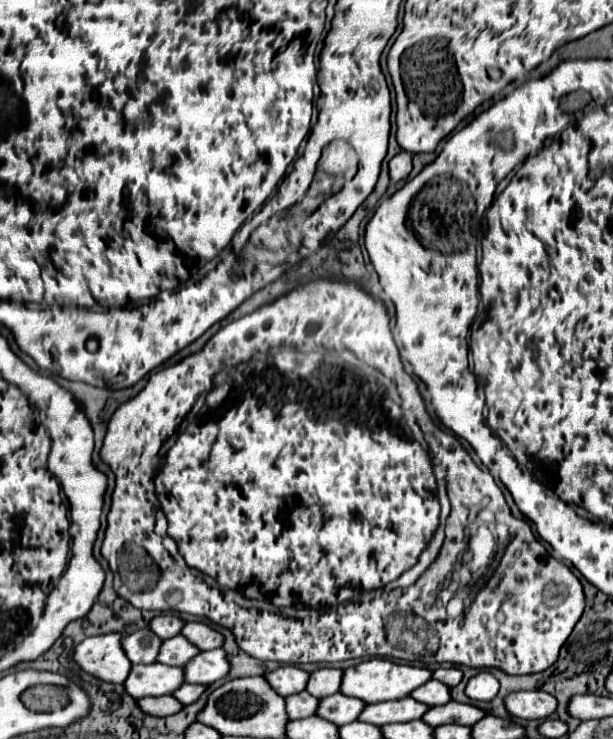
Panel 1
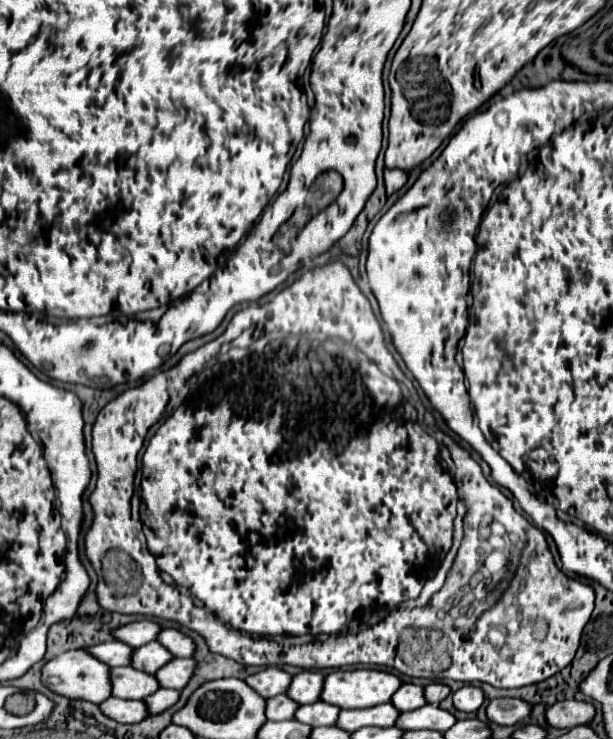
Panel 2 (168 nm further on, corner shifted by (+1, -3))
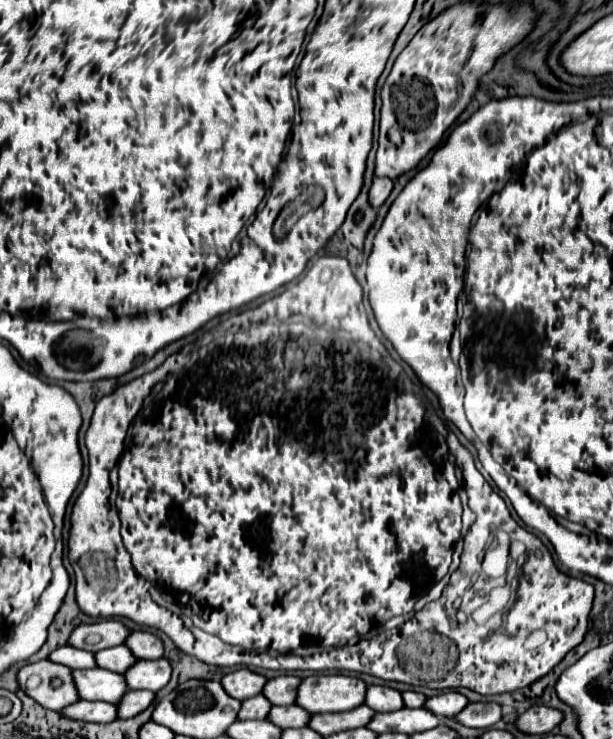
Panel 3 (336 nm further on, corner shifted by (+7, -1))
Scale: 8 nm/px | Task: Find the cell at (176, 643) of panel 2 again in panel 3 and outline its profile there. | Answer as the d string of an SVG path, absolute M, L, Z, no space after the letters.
M134 631L128 635L128 641L124 641L128 649L132 649L132 655L136 659L160 659L164 655L162 641L148 633L148 631Z

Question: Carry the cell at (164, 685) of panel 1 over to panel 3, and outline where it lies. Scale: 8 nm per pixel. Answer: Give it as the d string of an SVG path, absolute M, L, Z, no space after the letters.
M80 669L72 673L76 681L76 691L84 701L106 701L118 703L122 695L128 691L124 675L112 673L106 669Z

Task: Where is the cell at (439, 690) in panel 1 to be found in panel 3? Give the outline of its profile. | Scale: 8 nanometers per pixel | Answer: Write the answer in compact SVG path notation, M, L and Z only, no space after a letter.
M370 685L366 689L366 699L364 705L368 705L374 711L396 711L402 709L402 695L386 685Z

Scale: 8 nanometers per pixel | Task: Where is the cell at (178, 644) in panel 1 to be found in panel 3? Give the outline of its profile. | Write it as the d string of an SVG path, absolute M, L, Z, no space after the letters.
M116 645L112 649L104 649L94 655L96 667L100 669L112 669L114 673L124 673L130 665L136 663L136 657L130 653L126 645Z

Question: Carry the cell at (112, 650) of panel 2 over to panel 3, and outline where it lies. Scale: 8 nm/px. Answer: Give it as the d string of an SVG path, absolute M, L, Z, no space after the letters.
M70 645L58 647L56 651L52 651L48 655L48 659L52 659L52 663L68 665L70 669L90 669L90 667L96 667L94 653L88 653L88 651L82 651L82 649L74 649Z

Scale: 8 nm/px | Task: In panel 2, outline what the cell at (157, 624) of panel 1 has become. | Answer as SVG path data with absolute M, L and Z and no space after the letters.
M142 619L142 621L136 621L136 623L128 623L126 627L120 627L116 633L114 633L114 639L118 641L124 641L126 645L130 647L142 647L150 641L154 641L158 637L158 631L162 627L150 619Z

